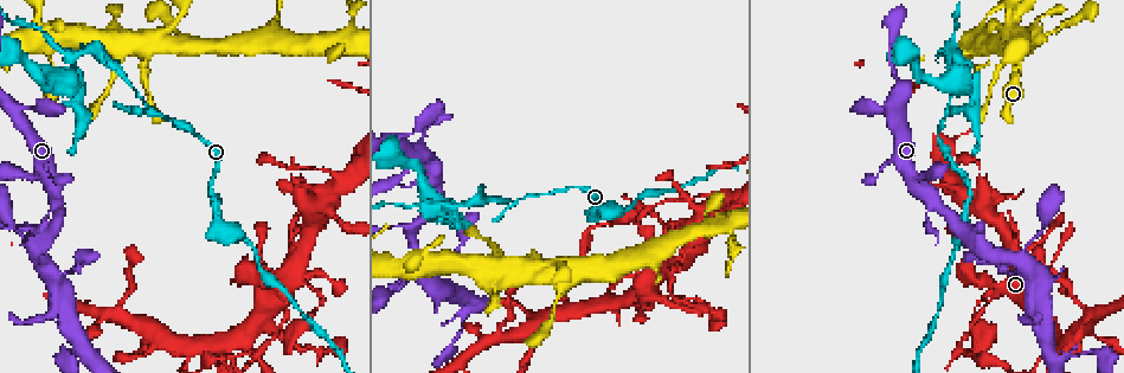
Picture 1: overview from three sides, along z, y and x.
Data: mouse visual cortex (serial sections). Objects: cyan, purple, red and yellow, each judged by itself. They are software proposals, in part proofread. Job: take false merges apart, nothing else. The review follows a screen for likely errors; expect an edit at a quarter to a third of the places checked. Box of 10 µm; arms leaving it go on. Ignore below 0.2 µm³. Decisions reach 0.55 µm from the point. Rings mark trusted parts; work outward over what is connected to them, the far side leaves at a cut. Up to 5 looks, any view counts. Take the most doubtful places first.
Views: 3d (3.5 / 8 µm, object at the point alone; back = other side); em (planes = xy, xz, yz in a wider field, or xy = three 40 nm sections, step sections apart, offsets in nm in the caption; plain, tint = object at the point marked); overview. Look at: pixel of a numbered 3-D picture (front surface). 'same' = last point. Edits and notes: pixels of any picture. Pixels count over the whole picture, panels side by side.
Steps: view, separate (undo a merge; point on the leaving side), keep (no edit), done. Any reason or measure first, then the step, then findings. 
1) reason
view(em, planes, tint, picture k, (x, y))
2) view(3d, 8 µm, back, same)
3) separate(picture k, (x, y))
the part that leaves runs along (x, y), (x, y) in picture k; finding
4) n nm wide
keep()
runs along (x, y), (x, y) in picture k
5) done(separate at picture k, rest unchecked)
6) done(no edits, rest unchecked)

calibre changes
view(3d, 8 µm, picture 1, (663, 232))

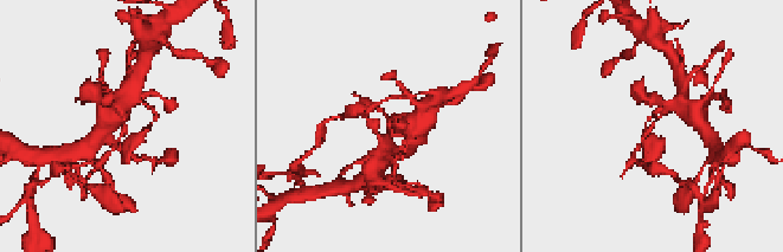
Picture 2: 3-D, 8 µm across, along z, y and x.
view(em, xy, step 3, tint, same)

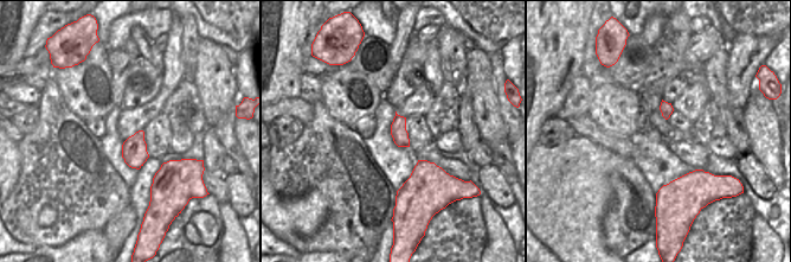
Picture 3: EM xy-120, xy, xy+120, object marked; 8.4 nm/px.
separate(picture 2, (104, 157))
a second cell is stuck on

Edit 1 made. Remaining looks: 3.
narrows sharply
view(3d, 8 µm, picture 1, (164, 119))

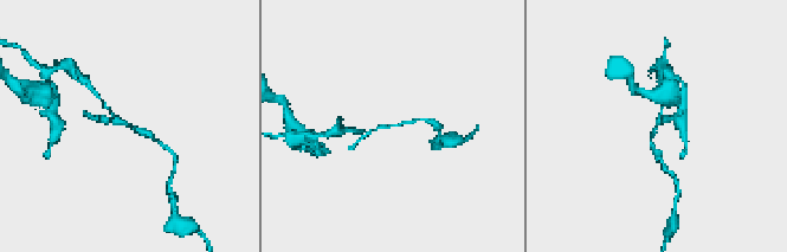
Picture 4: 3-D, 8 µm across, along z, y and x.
closer look
view(3d, 3.5 µm, back, same)

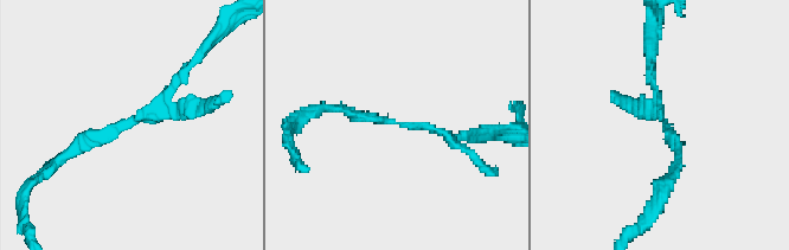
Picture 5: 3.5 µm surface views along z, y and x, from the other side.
view(em, xy, step 2, tint, picture 5, (132, 121))

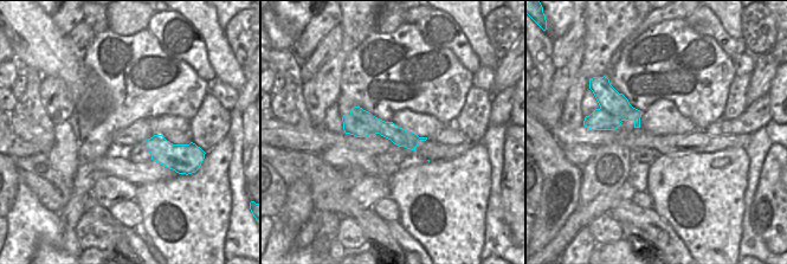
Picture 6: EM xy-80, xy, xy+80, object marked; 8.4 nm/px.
keep()
runs along (63, 158), (91, 133), (151, 111), (186, 71) in picture 5; continuous, no second cell

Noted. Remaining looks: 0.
done(separate at picture 2, rest unchecked)

